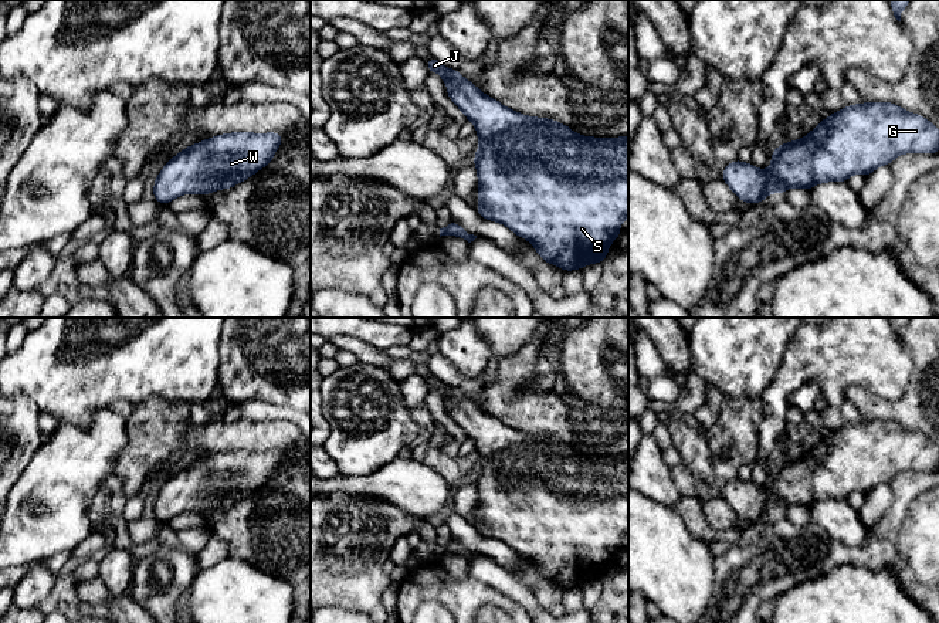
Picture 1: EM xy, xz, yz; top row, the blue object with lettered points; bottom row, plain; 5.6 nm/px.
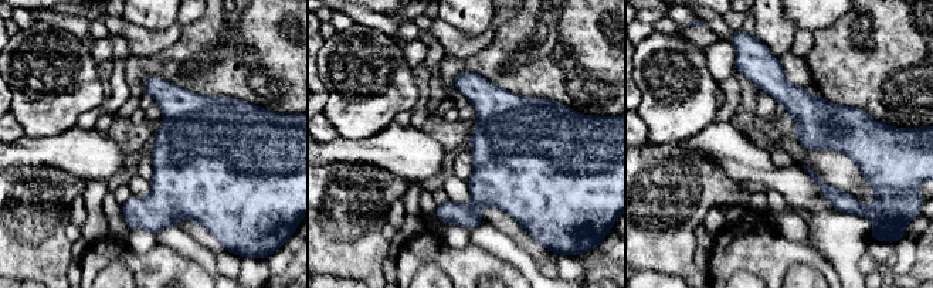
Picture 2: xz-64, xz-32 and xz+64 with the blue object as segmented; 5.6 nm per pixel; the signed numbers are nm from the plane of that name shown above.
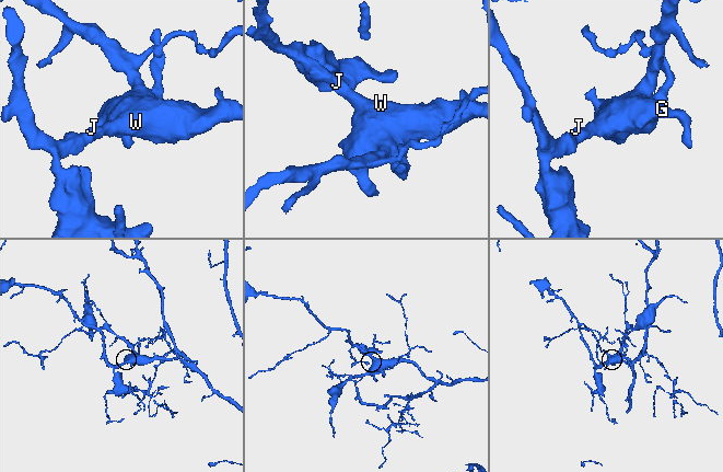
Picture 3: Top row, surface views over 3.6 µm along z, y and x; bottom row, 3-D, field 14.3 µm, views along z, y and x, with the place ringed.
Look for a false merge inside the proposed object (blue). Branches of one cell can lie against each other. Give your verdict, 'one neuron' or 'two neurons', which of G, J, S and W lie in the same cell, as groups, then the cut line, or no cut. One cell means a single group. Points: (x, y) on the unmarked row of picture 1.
one neuron | G J S W | no cut

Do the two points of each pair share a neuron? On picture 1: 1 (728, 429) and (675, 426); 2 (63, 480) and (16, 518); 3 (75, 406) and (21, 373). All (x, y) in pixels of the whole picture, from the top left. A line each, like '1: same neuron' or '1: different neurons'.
1: same neuron
2: same neuron
3: same neuron

